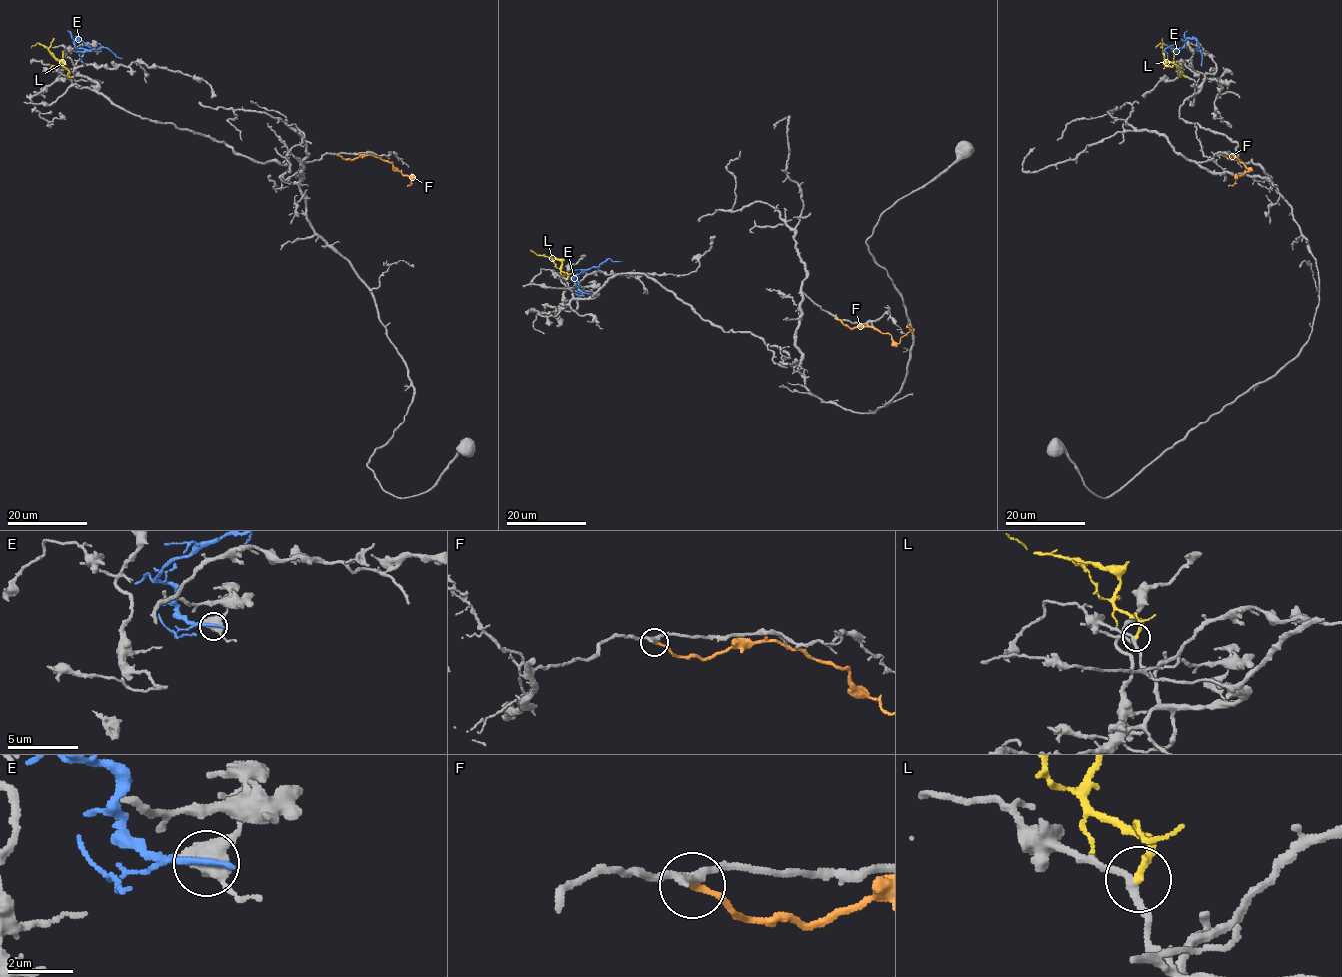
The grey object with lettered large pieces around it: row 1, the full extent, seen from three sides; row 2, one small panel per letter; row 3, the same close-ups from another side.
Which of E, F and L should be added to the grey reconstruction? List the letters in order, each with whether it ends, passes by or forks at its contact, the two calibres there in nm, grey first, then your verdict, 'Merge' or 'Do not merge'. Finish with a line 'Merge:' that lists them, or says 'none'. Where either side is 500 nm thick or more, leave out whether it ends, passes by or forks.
E: It ends there. Thickness 440 nm (grey) against 240 nm. Do not merge
F: It ends there. Thickness 280 nm (grey) against 200 nm. Do not merge
L: It ends there. Thickness 200 nm (grey) against 220 nm. Do not merge
Merge: none

